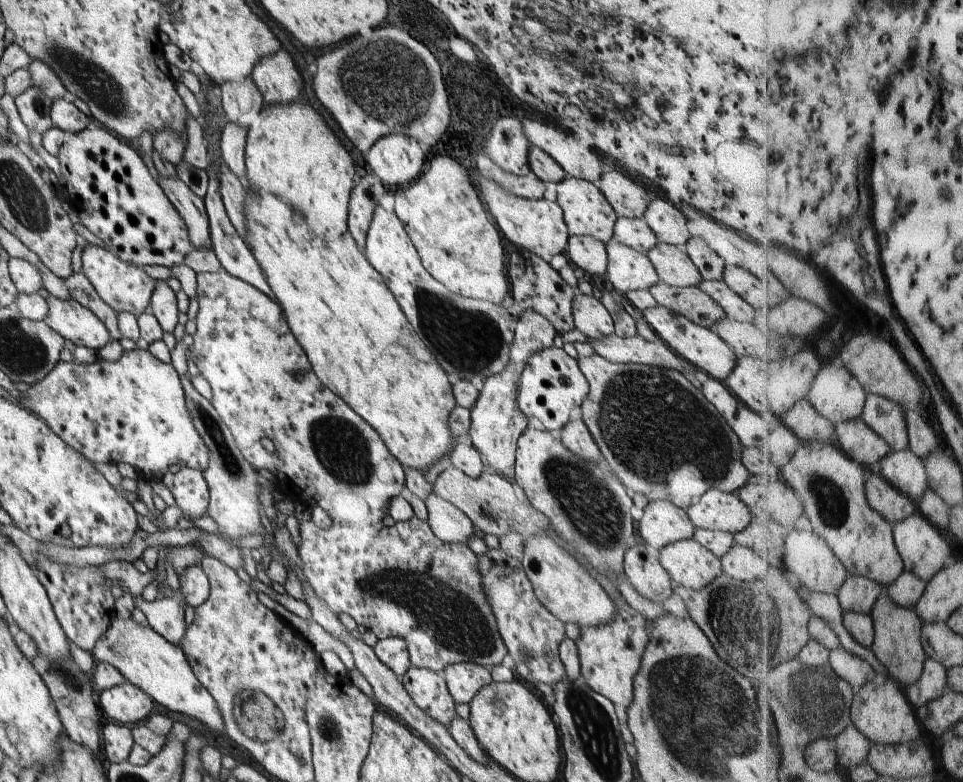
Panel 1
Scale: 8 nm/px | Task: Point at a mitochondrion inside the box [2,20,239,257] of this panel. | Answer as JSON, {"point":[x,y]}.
{"point":[97,83]}

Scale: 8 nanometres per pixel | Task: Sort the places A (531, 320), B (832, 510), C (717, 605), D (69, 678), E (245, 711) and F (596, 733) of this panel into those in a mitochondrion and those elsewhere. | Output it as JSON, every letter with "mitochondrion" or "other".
{"A":"other","B":"mitochondrion","C":"mitochondrion","D":"mitochondrion","E":"other","F":"mitochondrion"}

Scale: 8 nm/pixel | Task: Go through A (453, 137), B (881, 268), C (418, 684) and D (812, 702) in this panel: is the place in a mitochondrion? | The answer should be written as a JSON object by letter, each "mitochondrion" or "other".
{"A":"other","B":"other","C":"other","D":"mitochondrion"}

